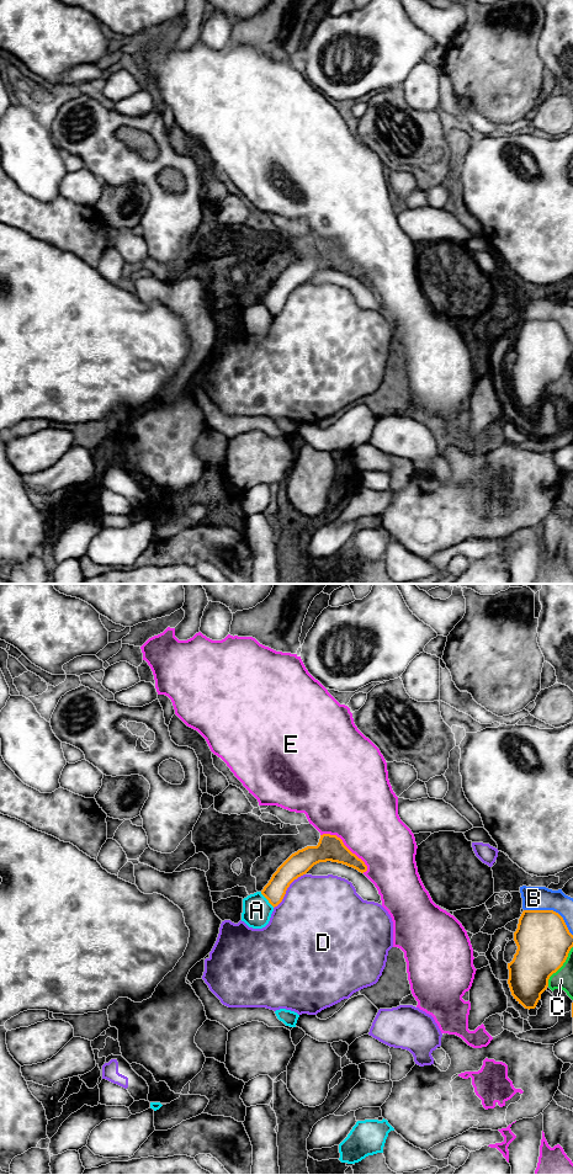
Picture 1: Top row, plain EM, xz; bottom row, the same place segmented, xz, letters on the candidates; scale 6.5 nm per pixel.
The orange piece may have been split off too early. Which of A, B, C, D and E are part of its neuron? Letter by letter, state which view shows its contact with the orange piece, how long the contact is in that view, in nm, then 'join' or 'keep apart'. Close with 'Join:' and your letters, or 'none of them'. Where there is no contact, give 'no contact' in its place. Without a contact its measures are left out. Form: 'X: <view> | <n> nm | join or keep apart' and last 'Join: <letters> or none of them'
A: xz | 140 nm | keep apart
B: xz | 360 nm | keep apart
C: xz | 300 nm | keep apart
D: xz | 300 nm | keep apart
E: xz | 400 nm | keep apart
Join: none of them

